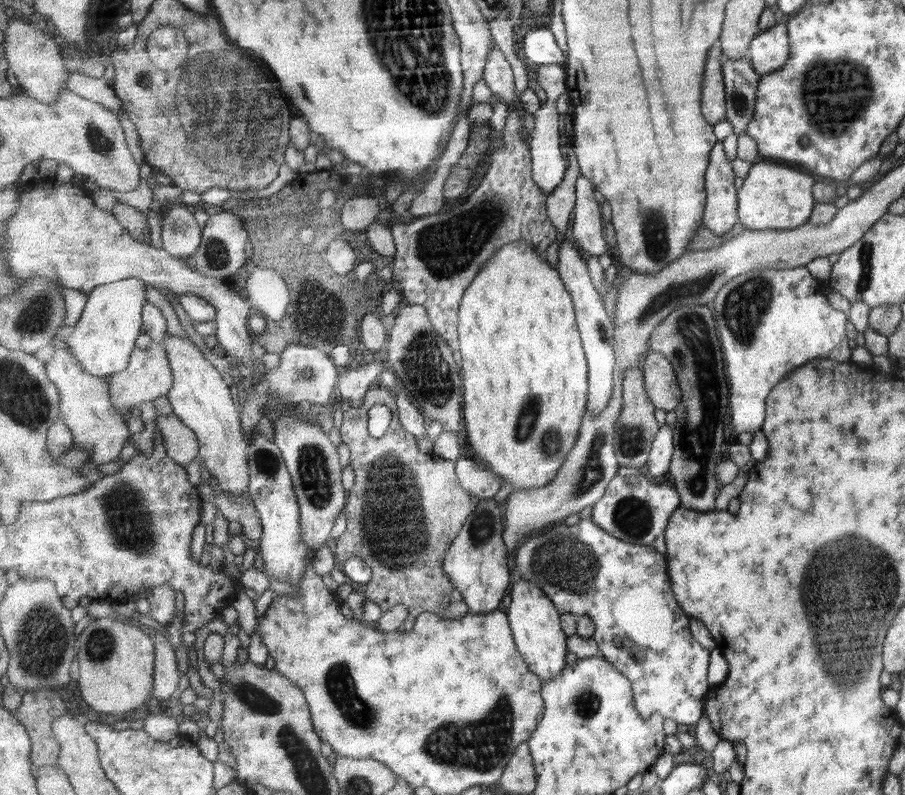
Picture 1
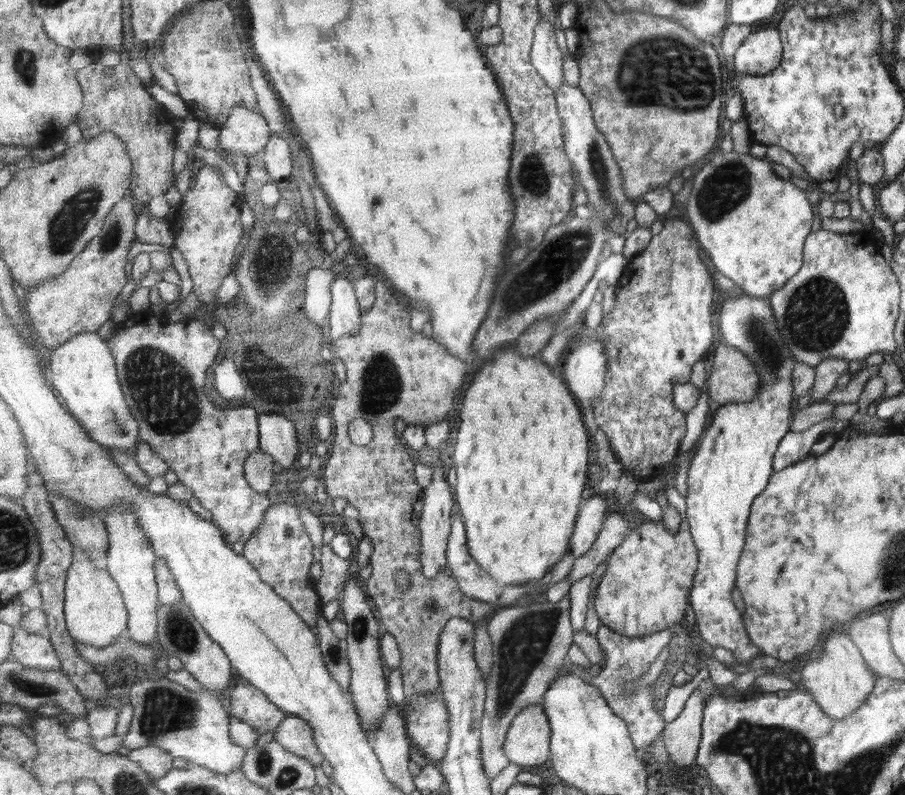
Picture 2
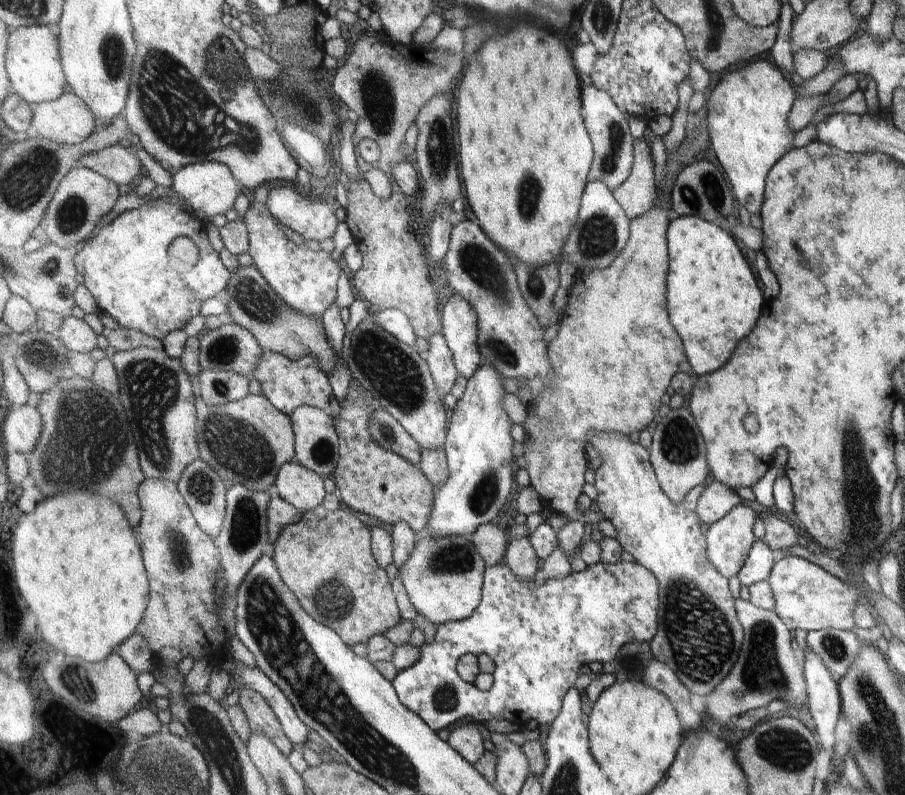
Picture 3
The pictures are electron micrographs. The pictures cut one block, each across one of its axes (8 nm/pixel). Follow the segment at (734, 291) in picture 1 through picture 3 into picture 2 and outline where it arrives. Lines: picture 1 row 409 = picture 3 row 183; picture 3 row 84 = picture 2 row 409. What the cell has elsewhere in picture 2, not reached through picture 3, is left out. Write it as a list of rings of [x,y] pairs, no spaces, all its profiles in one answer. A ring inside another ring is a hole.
[[[747,294],[728,296],[719,308],[719,334],[722,343],[741,350],[751,360],[758,372],[758,392],[749,402],[725,403],[715,410],[709,426],[703,430],[703,437],[698,443],[695,456],[690,464],[688,474],[688,491],[686,496],[687,519],[698,548],[699,564],[694,585],[691,589],[690,605],[695,614],[696,629],[700,641],[712,647],[723,647],[731,651],[738,660],[737,664],[748,664],[757,655],[763,655],[749,639],[742,623],[742,617],[733,606],[730,591],[737,580],[738,560],[745,544],[746,521],[749,520],[750,506],[753,500],[766,488],[772,473],[772,456],[781,438],[789,431],[794,398],[792,397],[791,369],[793,356],[784,345],[775,317],[771,314],[768,298],[751,298]]]

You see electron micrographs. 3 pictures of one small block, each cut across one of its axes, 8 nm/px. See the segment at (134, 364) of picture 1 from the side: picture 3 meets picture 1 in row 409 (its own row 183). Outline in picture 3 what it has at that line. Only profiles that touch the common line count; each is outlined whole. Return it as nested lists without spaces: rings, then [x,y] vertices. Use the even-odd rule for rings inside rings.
[[[119,145],[83,156],[79,160],[79,166],[90,168],[101,176],[115,181],[115,184],[119,184],[119,186],[127,183],[132,187],[131,182],[135,182],[135,180],[140,182],[146,178],[143,164],[135,156],[133,148],[123,148]]]

